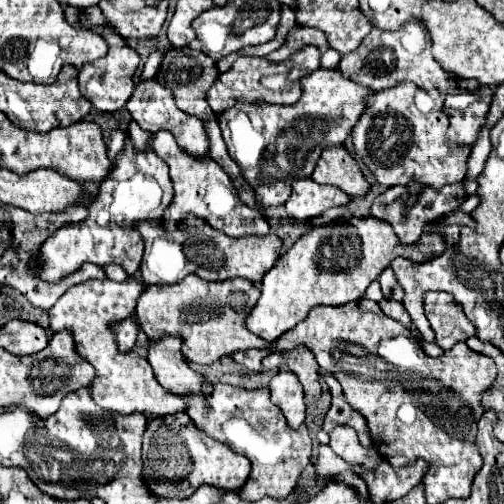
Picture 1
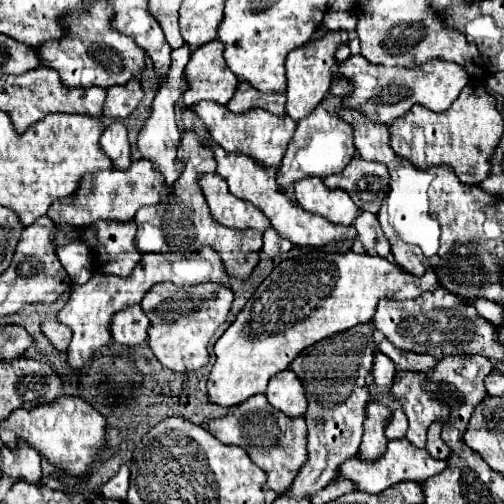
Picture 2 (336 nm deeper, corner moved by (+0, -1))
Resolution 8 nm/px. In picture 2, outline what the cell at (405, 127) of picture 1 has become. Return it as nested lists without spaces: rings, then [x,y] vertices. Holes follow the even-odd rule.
[[[471,81],[445,113],[433,113],[427,107],[413,105],[407,115],[389,125],[389,131],[391,147],[401,159],[411,161],[419,169],[449,165],[455,169],[461,183],[479,185],[489,177],[491,159],[501,143],[503,117],[495,109],[495,97],[485,91],[483,83]]]

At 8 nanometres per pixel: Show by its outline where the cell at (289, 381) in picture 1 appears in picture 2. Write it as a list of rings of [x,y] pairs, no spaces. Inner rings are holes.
[[[291,369],[273,375],[273,379],[269,379],[265,395],[275,409],[283,411],[289,417],[299,417],[307,409],[305,389]]]

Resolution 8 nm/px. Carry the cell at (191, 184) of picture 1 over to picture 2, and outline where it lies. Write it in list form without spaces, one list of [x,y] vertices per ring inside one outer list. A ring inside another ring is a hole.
[[[203,175],[199,179],[199,185],[209,203],[213,219],[223,227],[231,227],[231,229],[251,227],[251,229],[265,231],[271,225],[259,207],[253,207],[253,203],[245,203],[243,199],[233,197],[227,191],[227,183],[223,177]]]

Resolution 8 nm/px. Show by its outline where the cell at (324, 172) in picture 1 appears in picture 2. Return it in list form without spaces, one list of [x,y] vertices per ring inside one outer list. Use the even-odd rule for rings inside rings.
[[[351,159],[349,165],[325,179],[329,189],[345,189],[361,211],[379,213],[389,191],[389,171],[383,163]]]

